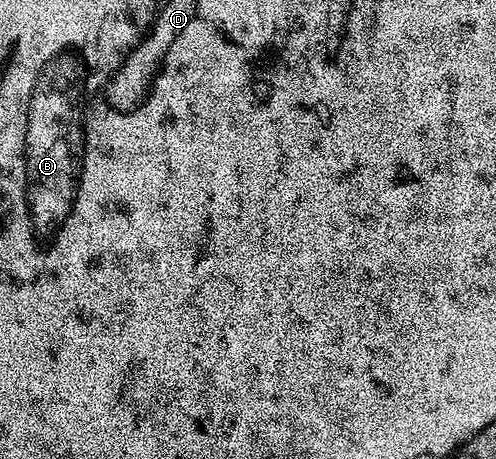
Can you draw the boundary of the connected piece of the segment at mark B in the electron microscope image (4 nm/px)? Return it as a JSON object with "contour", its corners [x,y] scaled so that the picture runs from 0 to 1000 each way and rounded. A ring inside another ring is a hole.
{"contour":[[[115,102],[83,146],[75,146],[75,163],[67,163],[67,190],[58,190],[58,216],[50,216],[50,294],[42,294],[42,425],[50,425],[50,477],[58,477],[58,547],[75,547],[75,556],[99,556],[99,547],[115,547],[115,521],[123,521],[123,503],[139,495],[139,477],[147,477],[147,460],[155,460],[155,442],[163,442],[163,407],[171,407],[171,346],[179,346],[179,242],[188,242],[188,207],[179,207],[179,172],[188,172],[188,146],[179,146],[179,129],[171,129],[171,111],[163,102]]]}

